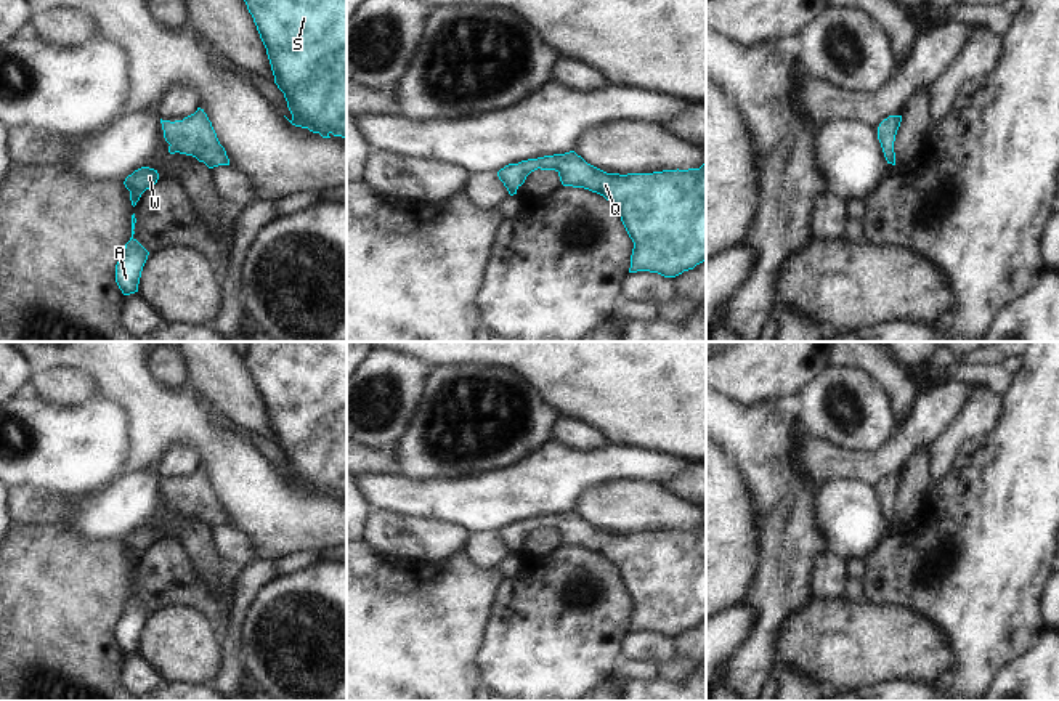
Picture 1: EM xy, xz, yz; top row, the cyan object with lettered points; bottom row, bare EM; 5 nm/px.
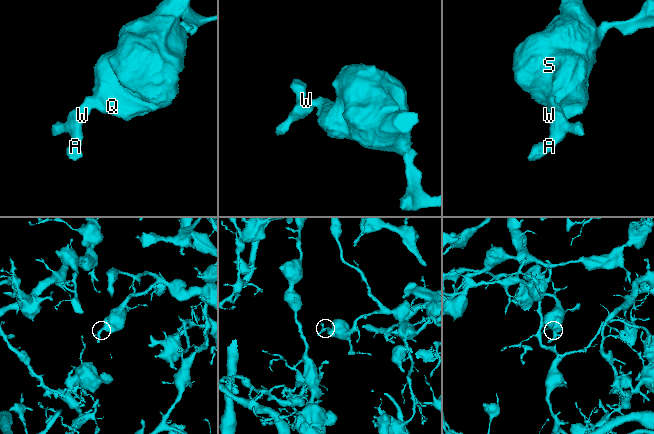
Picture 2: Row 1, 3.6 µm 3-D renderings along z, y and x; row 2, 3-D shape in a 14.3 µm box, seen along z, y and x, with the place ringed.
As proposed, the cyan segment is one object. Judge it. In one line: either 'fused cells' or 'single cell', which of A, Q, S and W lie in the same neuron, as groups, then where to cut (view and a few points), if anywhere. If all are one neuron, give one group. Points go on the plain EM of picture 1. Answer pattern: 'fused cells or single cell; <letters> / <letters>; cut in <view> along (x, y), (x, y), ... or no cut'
single cell; A Q S W; no cut

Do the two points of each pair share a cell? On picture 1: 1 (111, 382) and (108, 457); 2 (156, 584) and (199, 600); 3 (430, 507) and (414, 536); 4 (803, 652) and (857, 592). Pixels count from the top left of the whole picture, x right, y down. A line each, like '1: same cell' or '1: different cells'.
1: different cells
2: same cell
3: different cells
4: different cells

